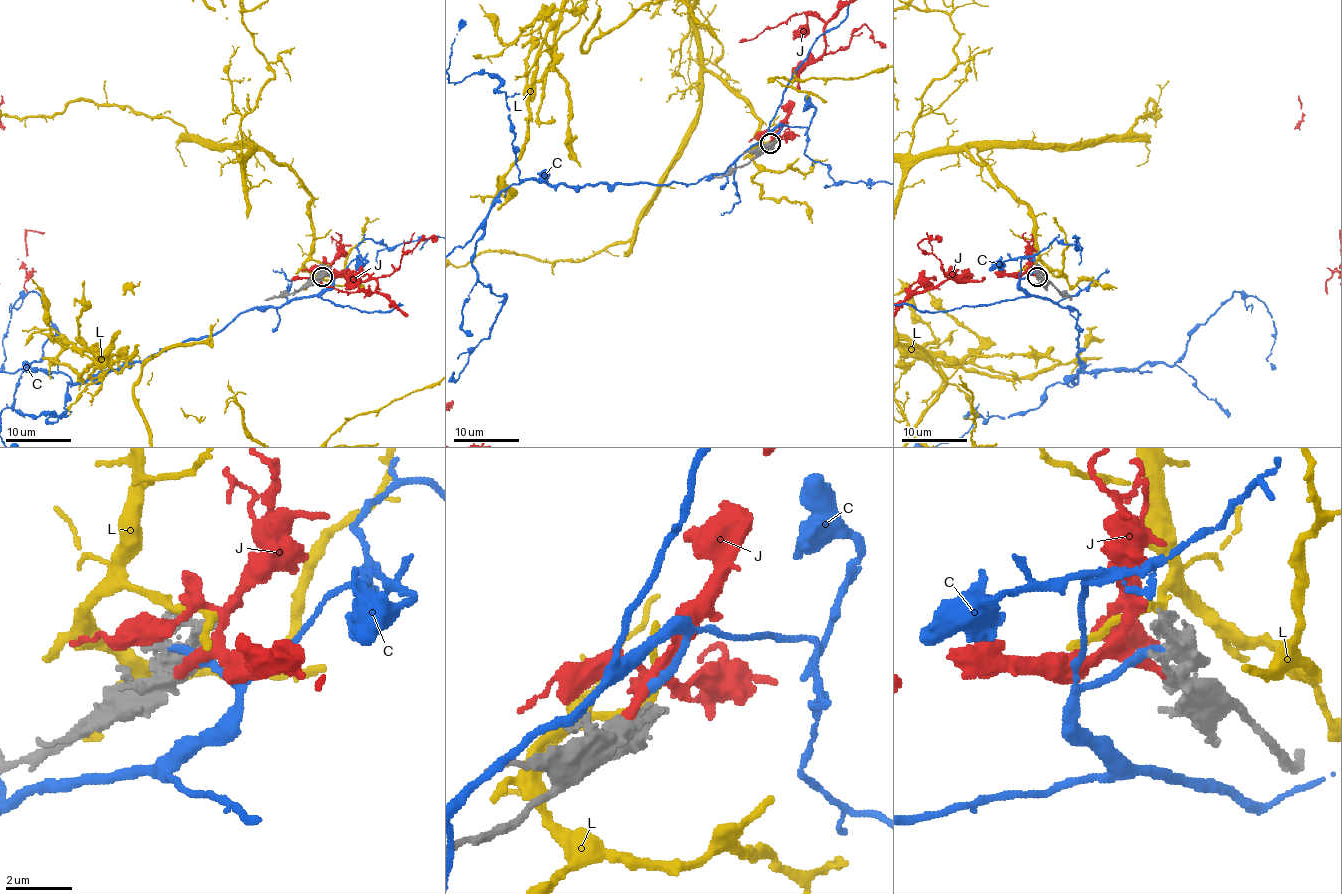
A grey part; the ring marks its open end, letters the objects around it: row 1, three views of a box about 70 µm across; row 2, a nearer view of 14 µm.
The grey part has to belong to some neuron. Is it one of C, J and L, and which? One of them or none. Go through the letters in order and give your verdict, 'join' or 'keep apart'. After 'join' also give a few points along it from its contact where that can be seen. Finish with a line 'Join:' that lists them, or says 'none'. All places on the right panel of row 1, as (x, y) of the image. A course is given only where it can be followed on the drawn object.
C: keep apart
J: join
L: keep apart
Join: J

